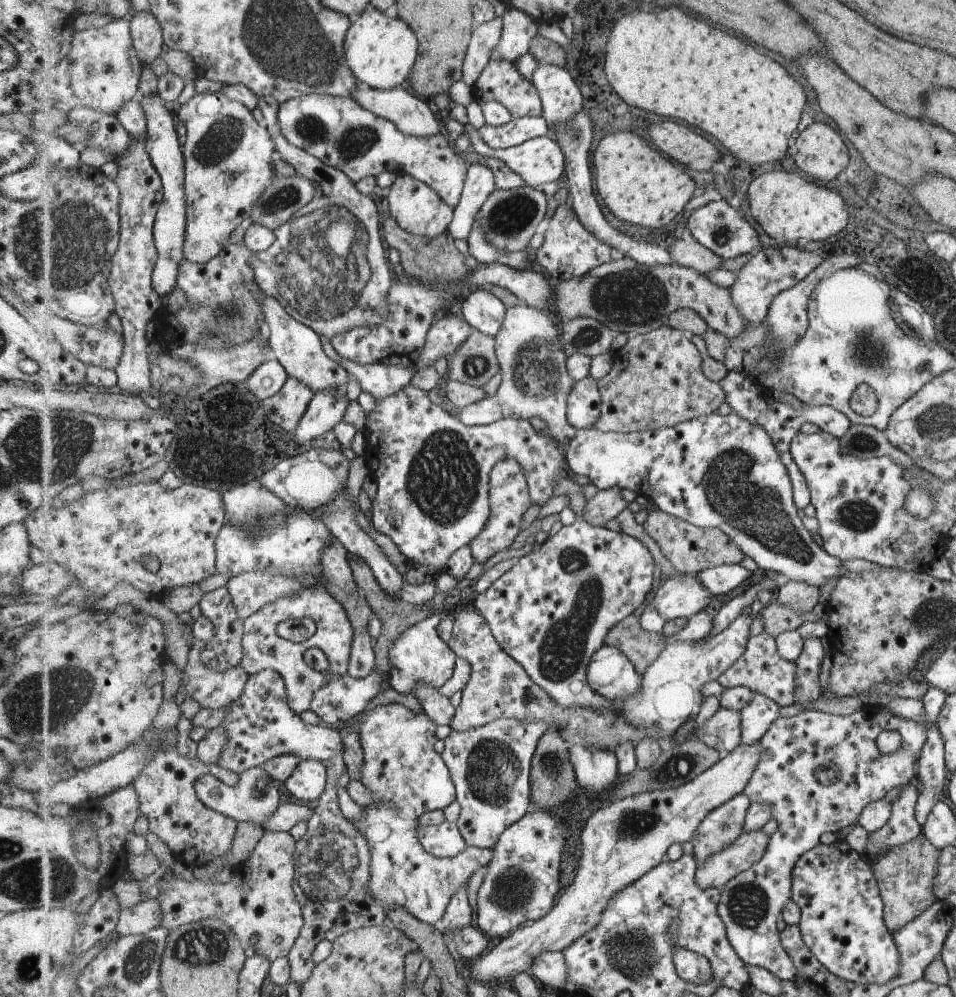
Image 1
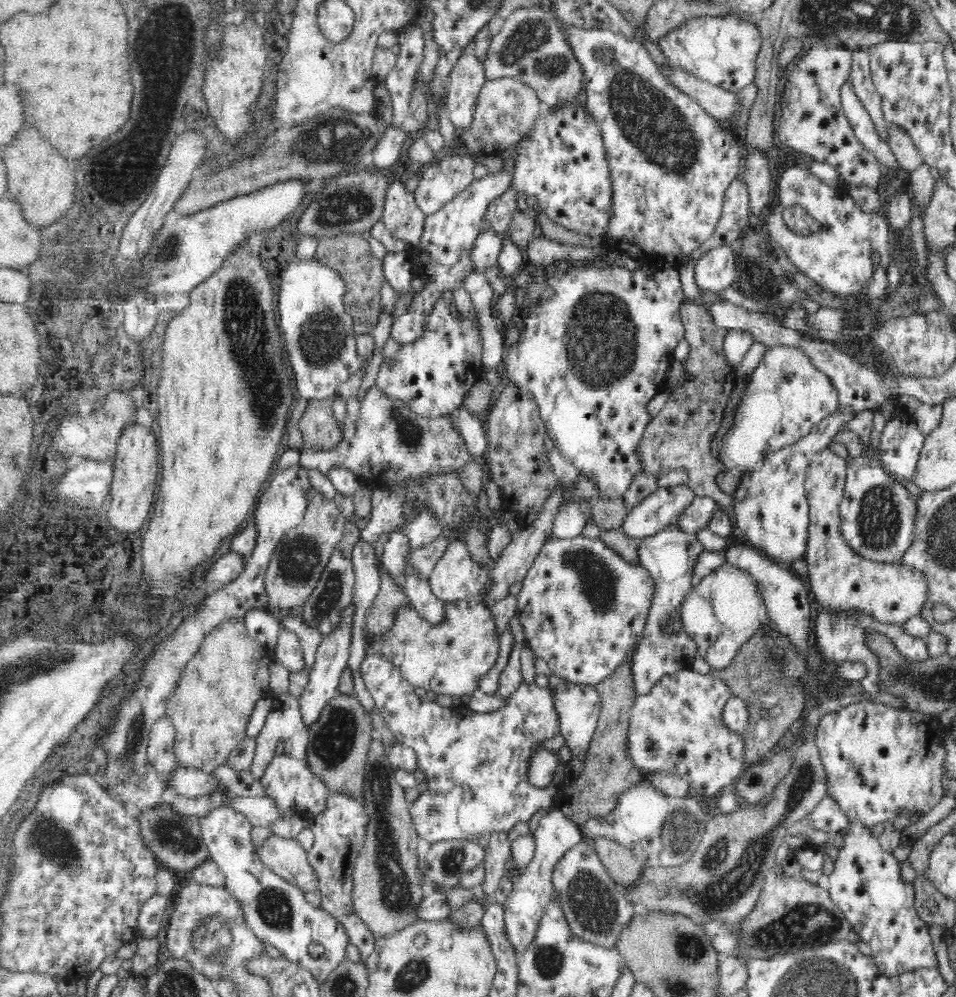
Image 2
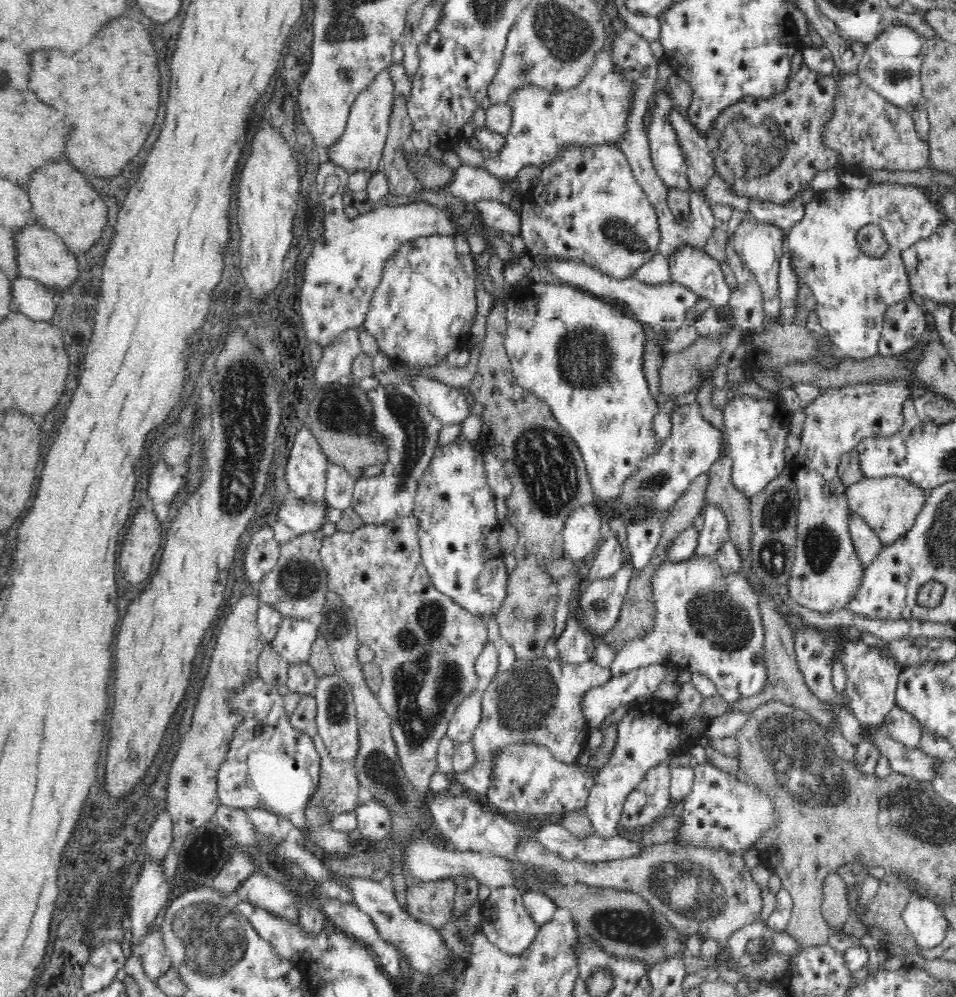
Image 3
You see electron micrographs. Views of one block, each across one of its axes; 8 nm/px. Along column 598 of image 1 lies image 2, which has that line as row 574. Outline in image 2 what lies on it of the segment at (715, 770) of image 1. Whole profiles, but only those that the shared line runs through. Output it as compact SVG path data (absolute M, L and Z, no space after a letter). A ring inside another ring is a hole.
M830 448L814 456L808 468L805 480L807 500L809 503L810 526L808 526L808 552L806 558L809 574L805 577L811 594L816 602L824 608L838 609L842 612L864 611L868 615L885 623L905 623L909 618L920 615L928 600L928 578L914 566L902 562L884 563L866 561L854 555L845 543L841 533L840 506L844 497L846 479L846 462Z

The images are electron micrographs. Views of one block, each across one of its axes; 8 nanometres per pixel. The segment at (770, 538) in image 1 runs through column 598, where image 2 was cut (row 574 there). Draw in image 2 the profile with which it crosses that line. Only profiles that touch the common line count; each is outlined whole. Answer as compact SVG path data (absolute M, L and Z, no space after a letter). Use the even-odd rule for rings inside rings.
M452 542L448 544L447 551L434 565L428 578L433 594L443 601L474 601L479 600L479 593L490 574L490 569L480 566L463 548L463 543Z

